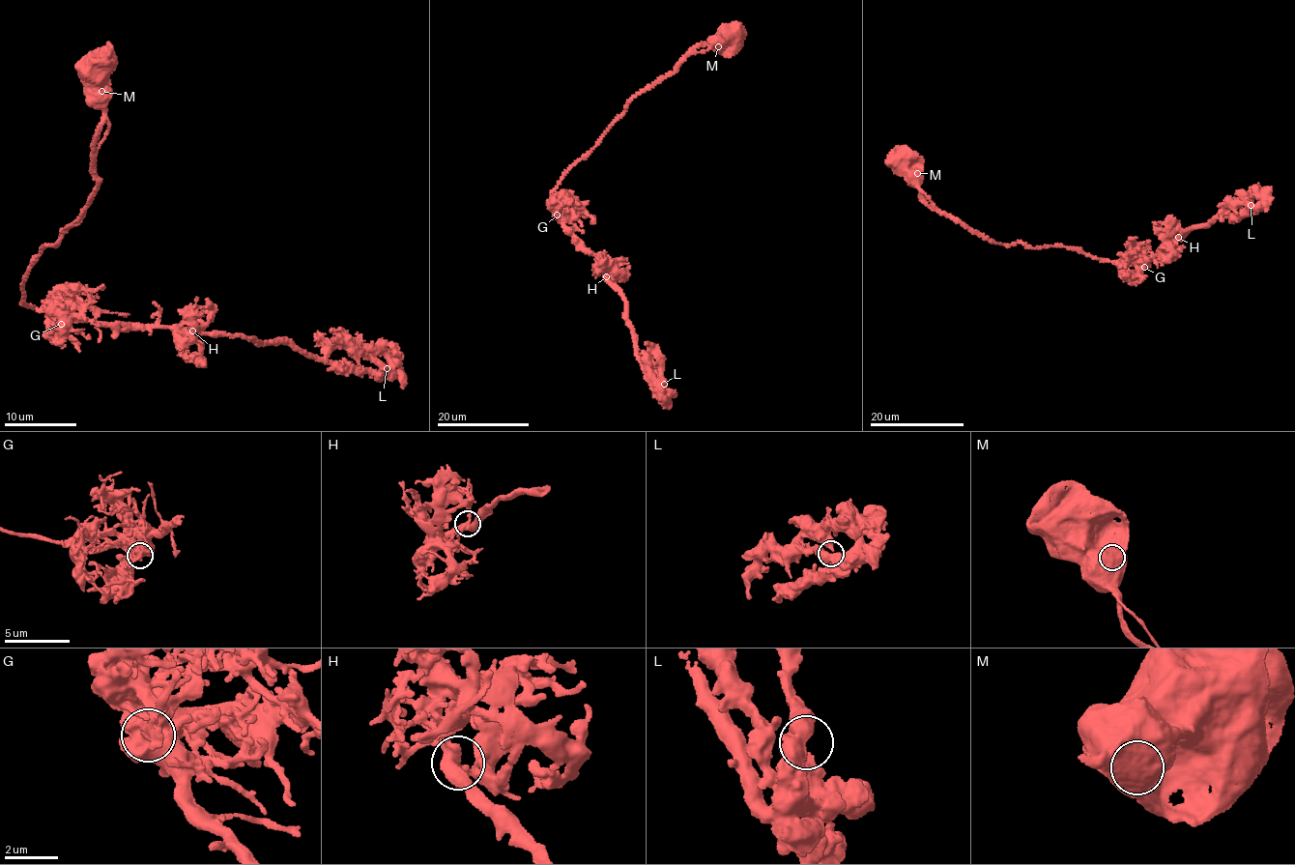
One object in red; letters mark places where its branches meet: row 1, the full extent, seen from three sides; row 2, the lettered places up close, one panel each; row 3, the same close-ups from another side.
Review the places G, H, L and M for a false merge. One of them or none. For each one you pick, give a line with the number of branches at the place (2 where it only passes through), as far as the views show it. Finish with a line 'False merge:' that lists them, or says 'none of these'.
M: branches 1
False merge: M

